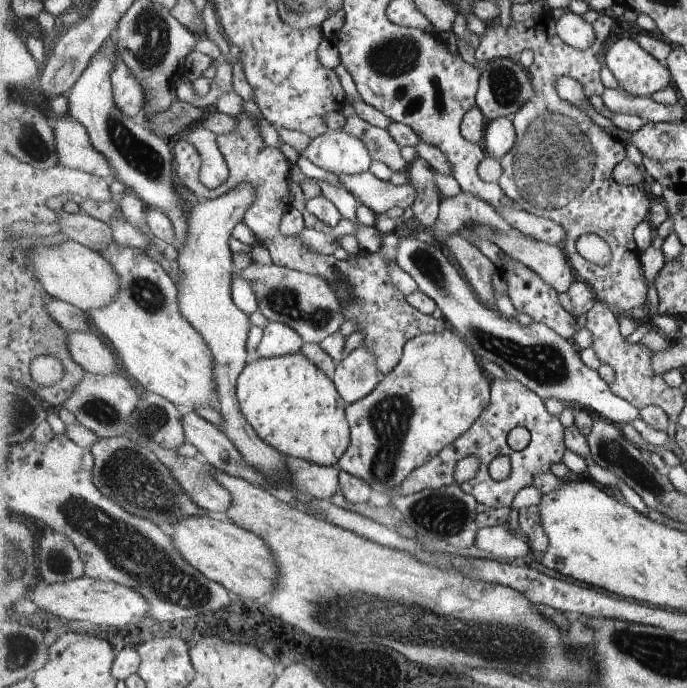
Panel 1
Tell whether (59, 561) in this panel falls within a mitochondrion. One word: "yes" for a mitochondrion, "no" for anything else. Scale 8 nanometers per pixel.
yes

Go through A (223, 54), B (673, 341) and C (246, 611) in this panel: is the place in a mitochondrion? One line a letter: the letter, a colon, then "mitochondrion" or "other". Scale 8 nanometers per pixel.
A: other
B: other
C: other

